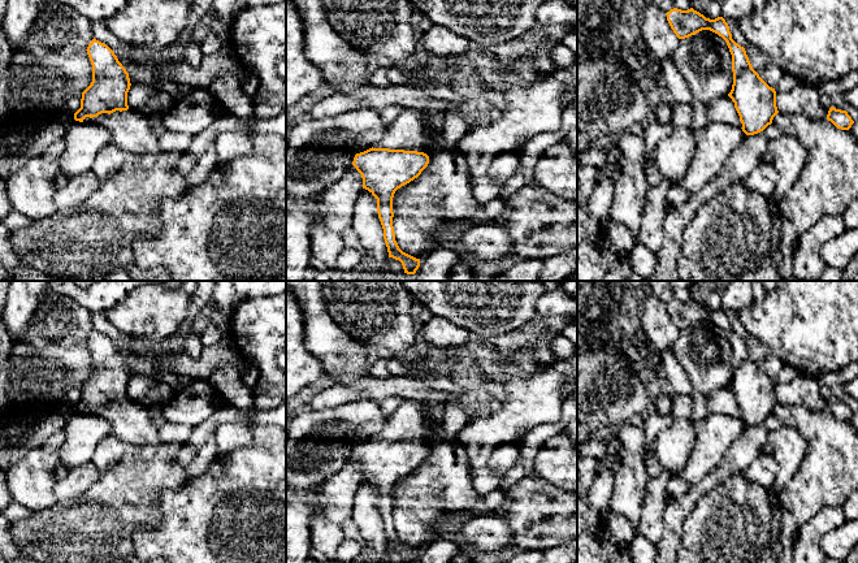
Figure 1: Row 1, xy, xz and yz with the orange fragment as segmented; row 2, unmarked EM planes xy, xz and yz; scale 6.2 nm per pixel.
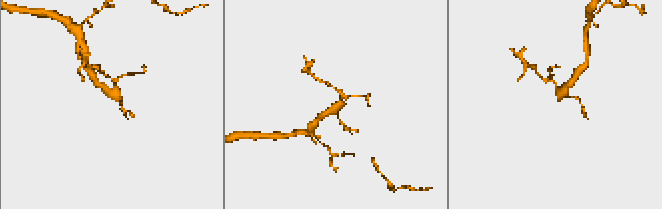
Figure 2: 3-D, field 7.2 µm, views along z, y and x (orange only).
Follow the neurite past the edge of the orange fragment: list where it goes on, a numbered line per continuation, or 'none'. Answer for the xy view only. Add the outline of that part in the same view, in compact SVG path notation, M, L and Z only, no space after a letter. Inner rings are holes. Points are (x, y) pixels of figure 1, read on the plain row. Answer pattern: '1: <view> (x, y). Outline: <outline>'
1: xy (131, 423). Outline: M134 400L116 402L110 406L86 408L83 413L96 413L107 419L113 429L113 436L135 447L159 446L161 442L159 429L150 413L150 408Z

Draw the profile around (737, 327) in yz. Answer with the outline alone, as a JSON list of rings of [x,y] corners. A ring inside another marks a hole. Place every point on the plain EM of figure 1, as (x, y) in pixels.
[[[725,311],[725,313],[729,317],[729,322],[732,325],[732,330],[740,335],[741,338],[746,338],[748,337],[748,330],[744,326],[744,324],[741,322],[741,320],[738,319],[737,313],[734,311]]]

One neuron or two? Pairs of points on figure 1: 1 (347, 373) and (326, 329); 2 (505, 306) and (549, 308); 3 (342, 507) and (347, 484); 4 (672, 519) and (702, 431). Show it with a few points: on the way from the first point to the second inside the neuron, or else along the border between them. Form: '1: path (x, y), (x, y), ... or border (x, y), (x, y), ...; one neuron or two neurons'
1: path (347, 363), (326, 340); one neuron
2: border (544, 294), (536, 303), (537, 314); two neurons
3: path (342, 502), (342, 489); one neuron
4: border (716, 467), (689, 486); two neurons

